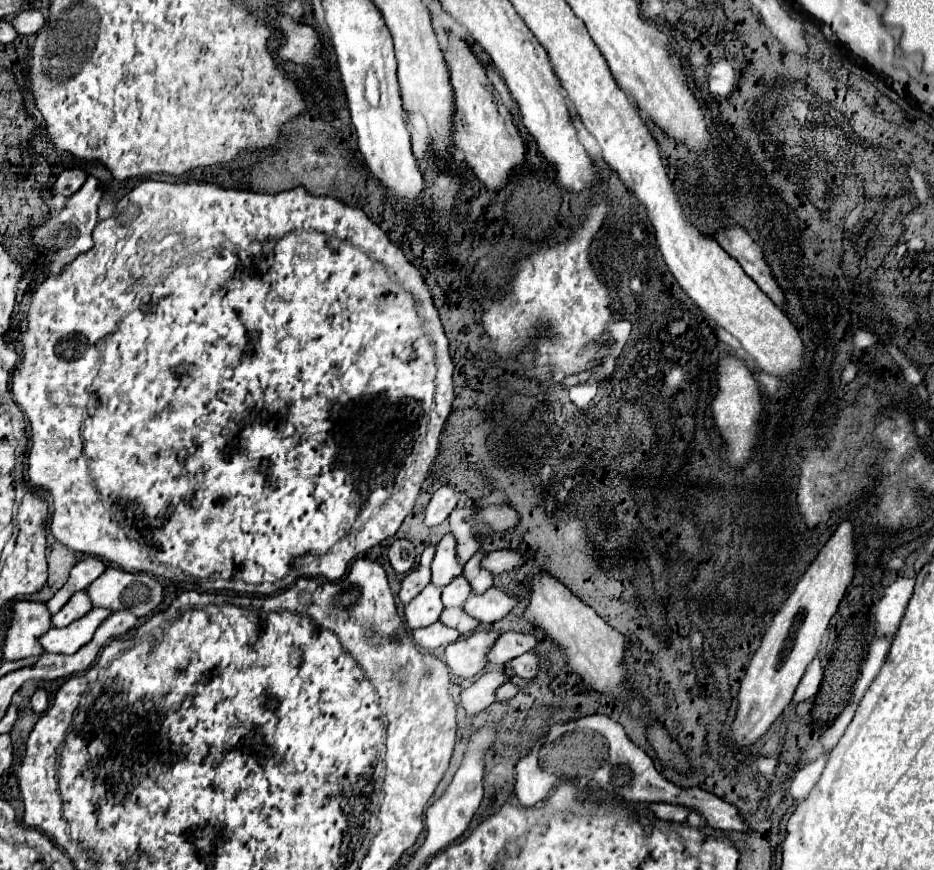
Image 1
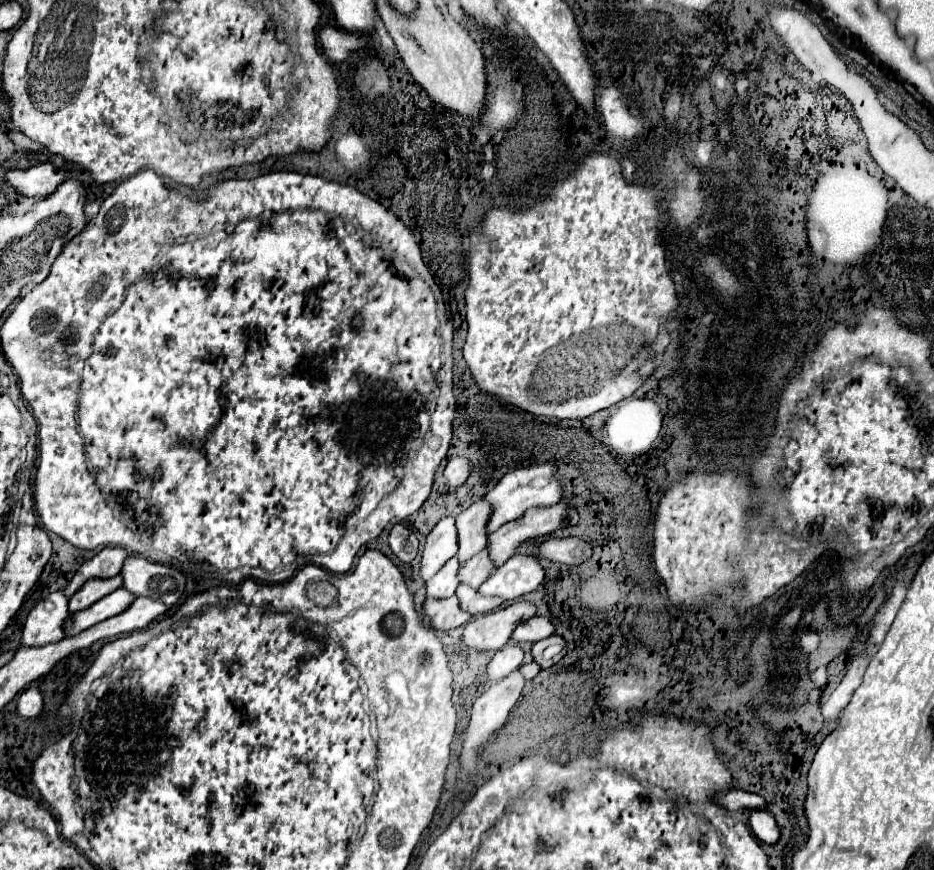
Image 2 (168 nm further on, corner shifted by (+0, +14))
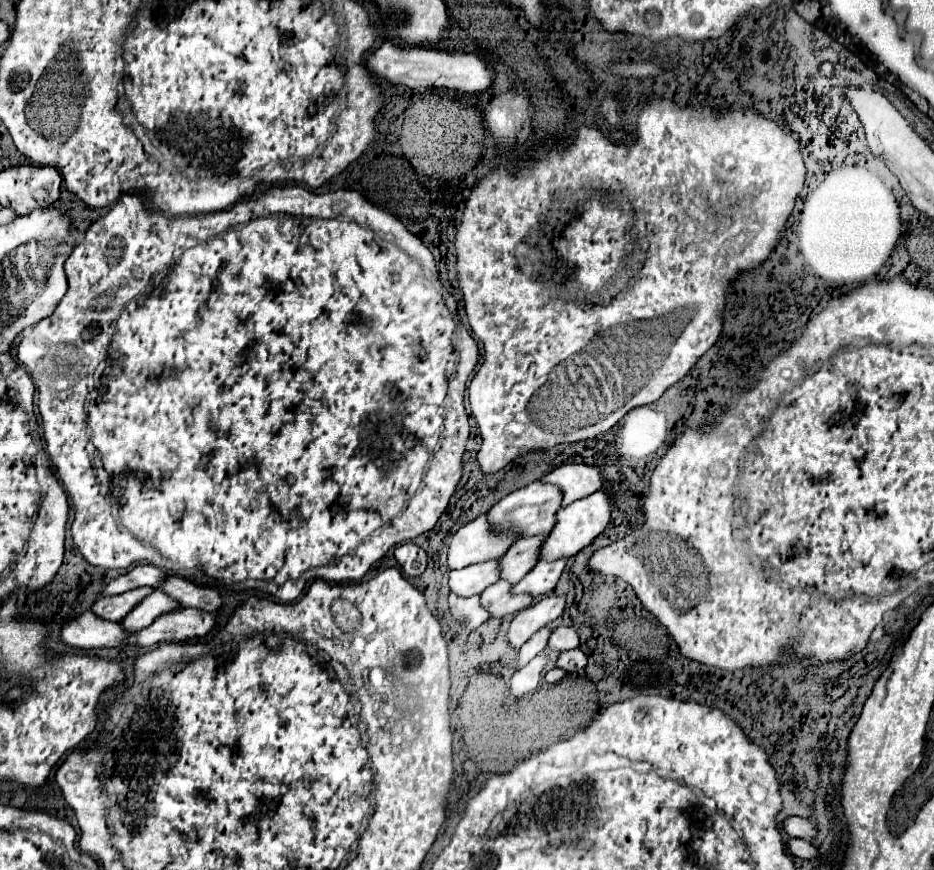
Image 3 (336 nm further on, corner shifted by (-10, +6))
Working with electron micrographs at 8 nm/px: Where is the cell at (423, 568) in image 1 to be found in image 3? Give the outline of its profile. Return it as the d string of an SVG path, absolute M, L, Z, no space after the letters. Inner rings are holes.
M479 516L453 534L447 552L447 564L451 570L455 570L475 562L495 560L505 554L507 546L511 546L511 540L497 538L493 528L487 524L487 518Z

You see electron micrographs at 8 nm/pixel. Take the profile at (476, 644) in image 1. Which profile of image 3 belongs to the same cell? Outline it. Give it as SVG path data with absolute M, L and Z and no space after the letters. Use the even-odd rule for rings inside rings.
M547 596L543 600L539 600L537 604L529 606L527 610L519 612L507 630L507 642L511 644L511 648L519 650L519 646L523 646L523 642L527 642L527 638L531 638L531 634L535 634L539 628L551 624L555 618L561 616L565 608L565 598L563 596Z

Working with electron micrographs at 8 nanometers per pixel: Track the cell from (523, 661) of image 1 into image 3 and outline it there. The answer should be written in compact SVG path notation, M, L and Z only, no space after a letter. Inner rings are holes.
M575 648L575 650L565 650L565 652L561 652L561 654L557 656L557 660L555 660L555 666L561 668L561 670L565 670L565 672L577 672L577 670L581 670L585 664L587 664L587 656L585 656L579 648Z

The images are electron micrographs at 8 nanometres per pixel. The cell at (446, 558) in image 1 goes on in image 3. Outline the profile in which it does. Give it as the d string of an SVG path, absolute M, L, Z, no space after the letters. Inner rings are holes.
M533 482L525 488L519 488L507 494L503 500L499 500L487 512L487 520L491 522L491 526L495 526L495 530L503 538L521 540L521 538L529 538L535 534L549 534L551 526L555 524L555 510L559 510L559 506L561 506L561 492L557 486Z

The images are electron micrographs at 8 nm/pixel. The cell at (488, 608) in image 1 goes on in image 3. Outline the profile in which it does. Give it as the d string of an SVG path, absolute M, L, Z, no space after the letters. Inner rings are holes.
M559 558L555 562L543 562L543 560L539 560L521 578L521 582L517 582L511 588L511 594L529 594L529 596L537 598L537 596L545 596L545 594L553 592L553 588L559 582L559 576L561 576L561 572L565 568L565 562L567 560L563 560L563 558Z

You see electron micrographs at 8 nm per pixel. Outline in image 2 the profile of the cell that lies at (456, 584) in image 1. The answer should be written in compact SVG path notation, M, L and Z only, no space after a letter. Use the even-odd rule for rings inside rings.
M483 550L479 554L475 554L469 562L463 564L461 572L459 572L459 580L465 584L471 584L473 588L479 588L485 578L489 578L489 574L493 574L495 564L489 558L489 550Z

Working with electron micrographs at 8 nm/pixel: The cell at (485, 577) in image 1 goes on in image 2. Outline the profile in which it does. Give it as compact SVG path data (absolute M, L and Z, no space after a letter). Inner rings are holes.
M565 502L541 508L529 508L519 520L503 524L497 532L489 536L489 556L491 560L501 566L509 558L513 558L521 546L529 544L535 538L551 536L557 530L569 526L569 510L571 506Z

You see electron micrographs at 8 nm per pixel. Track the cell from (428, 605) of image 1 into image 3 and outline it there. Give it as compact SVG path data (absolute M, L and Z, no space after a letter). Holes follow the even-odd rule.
M491 560L475 566L465 566L461 570L451 570L449 588L453 594L467 598L481 594L487 586L495 584L495 580L499 580L497 560Z

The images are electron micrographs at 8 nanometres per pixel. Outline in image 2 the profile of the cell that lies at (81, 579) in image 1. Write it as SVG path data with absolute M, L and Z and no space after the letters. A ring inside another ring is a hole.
M103 548L95 558L91 558L77 570L77 574L73 576L73 580L69 582L69 586L63 592L67 596L73 596L77 590L81 590L83 582L87 582L87 580L113 578L113 576L121 574L121 566L123 566L125 558L129 558L129 552L123 548Z

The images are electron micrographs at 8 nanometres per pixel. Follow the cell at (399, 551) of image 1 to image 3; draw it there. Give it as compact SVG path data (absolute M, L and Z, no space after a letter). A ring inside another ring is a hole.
M413 542L399 544L397 550L395 550L395 558L397 558L401 570L407 576L419 576L427 568L427 554L425 554L425 550L419 548Z

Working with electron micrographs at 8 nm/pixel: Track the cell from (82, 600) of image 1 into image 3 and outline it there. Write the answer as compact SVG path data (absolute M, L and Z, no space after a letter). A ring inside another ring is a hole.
M141 586L141 588L135 588L135 590L129 590L129 592L123 592L123 594L117 594L117 596L105 596L105 598L99 598L95 600L95 604L91 606L91 612L95 612L99 618L103 620L121 620L125 618L125 614L131 612L131 608L135 604L139 604L147 594L151 594L153 590L149 586Z

